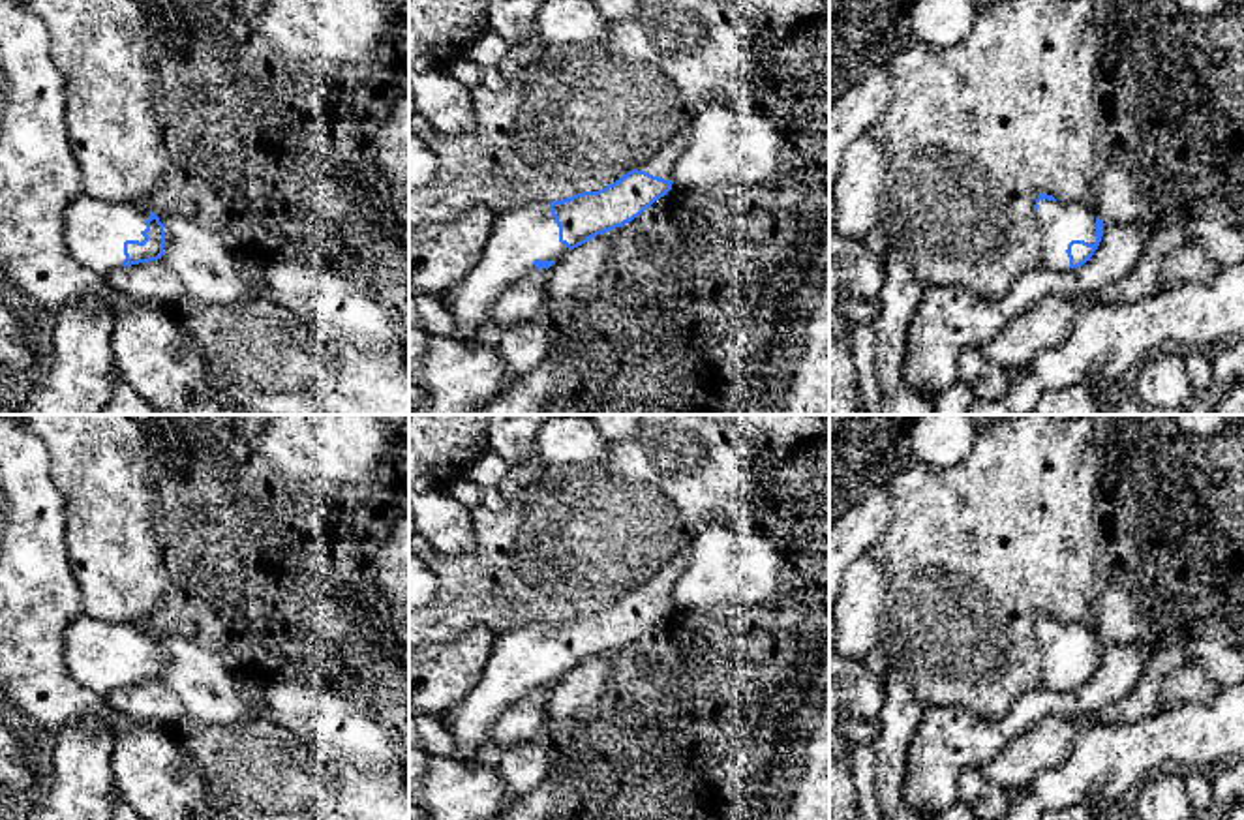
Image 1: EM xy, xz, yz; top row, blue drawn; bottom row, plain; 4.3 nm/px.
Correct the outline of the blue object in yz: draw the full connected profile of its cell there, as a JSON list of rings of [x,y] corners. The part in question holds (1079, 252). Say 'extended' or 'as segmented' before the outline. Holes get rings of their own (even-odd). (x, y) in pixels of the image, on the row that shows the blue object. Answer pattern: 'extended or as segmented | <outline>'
extended | [[[1039,193],[1034,214],[1041,233],[1041,266],[1066,272],[1090,261],[1105,225],[1094,206]]]

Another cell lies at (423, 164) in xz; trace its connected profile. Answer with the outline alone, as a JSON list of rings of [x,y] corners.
[[[409,129],[409,190],[430,184],[437,173],[437,158],[424,144],[422,137]]]

